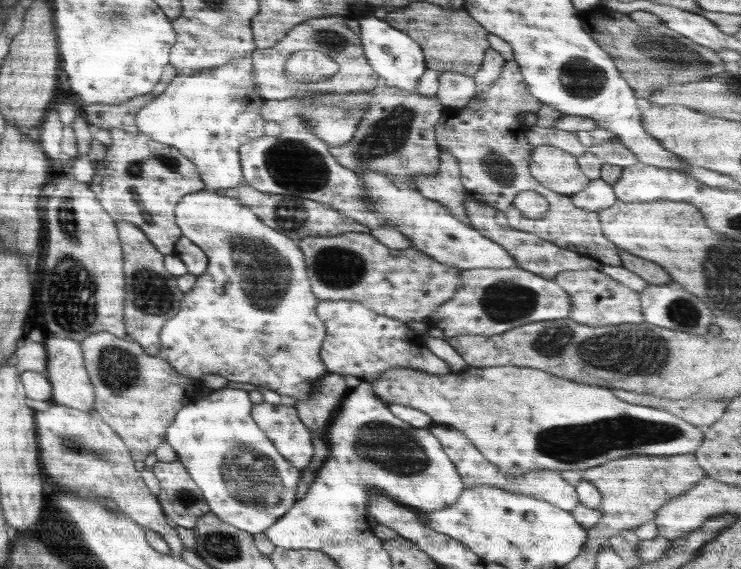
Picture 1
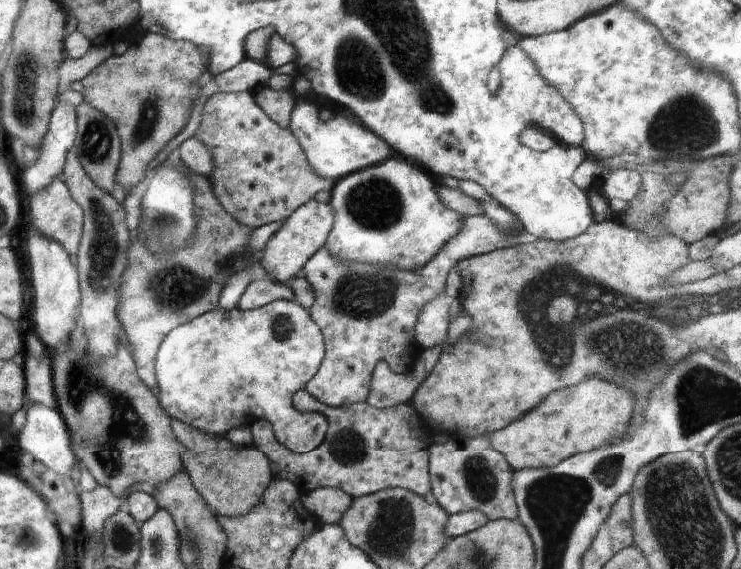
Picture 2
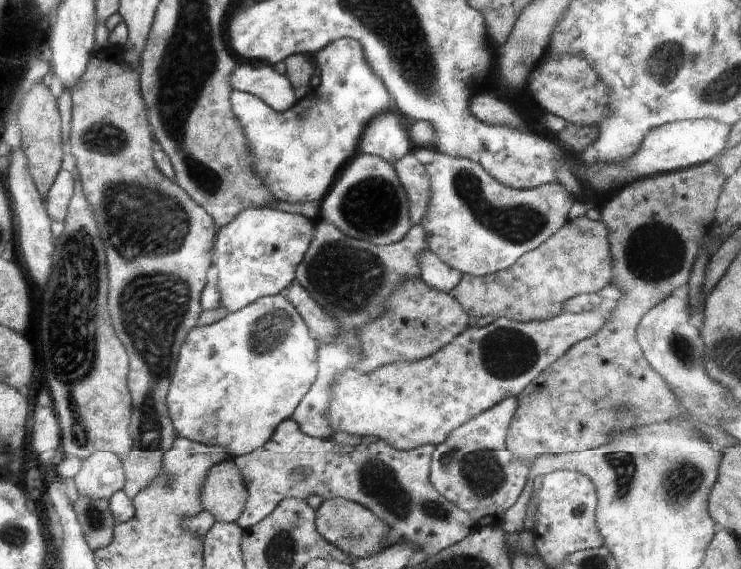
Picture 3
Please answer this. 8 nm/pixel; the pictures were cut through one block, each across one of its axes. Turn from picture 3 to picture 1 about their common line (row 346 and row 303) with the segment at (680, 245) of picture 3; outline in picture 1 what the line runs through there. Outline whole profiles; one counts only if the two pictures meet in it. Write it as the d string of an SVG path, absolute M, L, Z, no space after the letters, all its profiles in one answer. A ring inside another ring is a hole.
M598 270L560 272L553 280L569 294L572 310L568 319L578 324L610 326L610 324L624 324L624 322L634 322L634 324L643 322L639 293Z

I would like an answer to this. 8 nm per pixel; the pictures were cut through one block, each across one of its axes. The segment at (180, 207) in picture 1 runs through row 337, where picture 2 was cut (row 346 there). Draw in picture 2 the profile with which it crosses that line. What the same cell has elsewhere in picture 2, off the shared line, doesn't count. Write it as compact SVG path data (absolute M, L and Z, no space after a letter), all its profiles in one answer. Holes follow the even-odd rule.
M278 299L260 308L250 310L240 309L239 307L232 310L224 310L218 307L216 310L205 312L203 315L194 318L194 320L173 328L166 334L155 356L155 374L159 394L157 398L168 416L176 418L176 420L180 420L180 422L184 422L188 426L204 430L206 434L220 437L226 436L233 428L249 426L256 420L262 419L270 422L270 426L272 426L274 434L282 446L286 446L288 450L292 450L295 453L307 453L314 450L324 440L328 430L328 421L322 414L316 414L316 412L312 412L312 414L310 412L298 412L293 406L293 396L299 390L304 390L308 381L316 374L324 358L325 350L322 331L310 316L309 310L300 306L295 300Z

